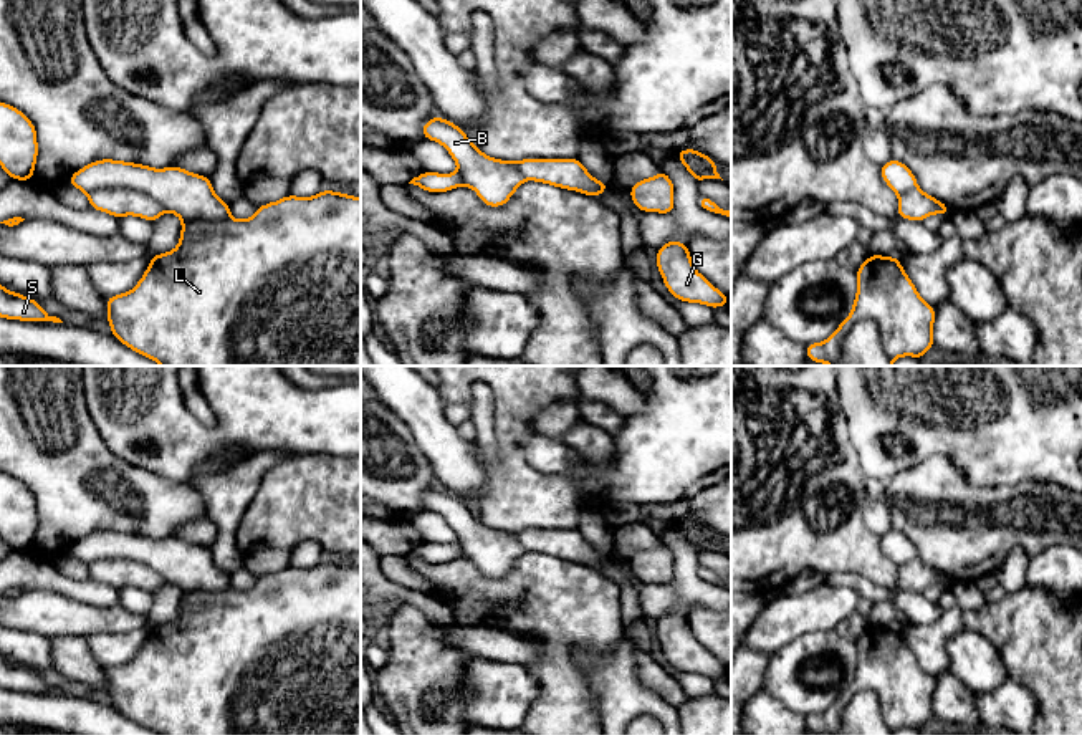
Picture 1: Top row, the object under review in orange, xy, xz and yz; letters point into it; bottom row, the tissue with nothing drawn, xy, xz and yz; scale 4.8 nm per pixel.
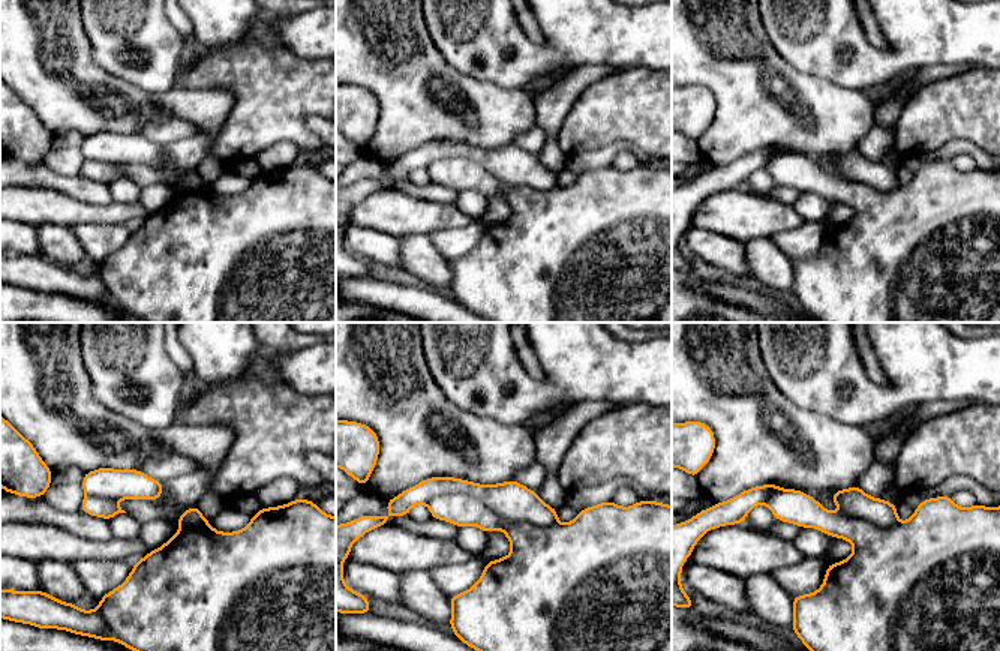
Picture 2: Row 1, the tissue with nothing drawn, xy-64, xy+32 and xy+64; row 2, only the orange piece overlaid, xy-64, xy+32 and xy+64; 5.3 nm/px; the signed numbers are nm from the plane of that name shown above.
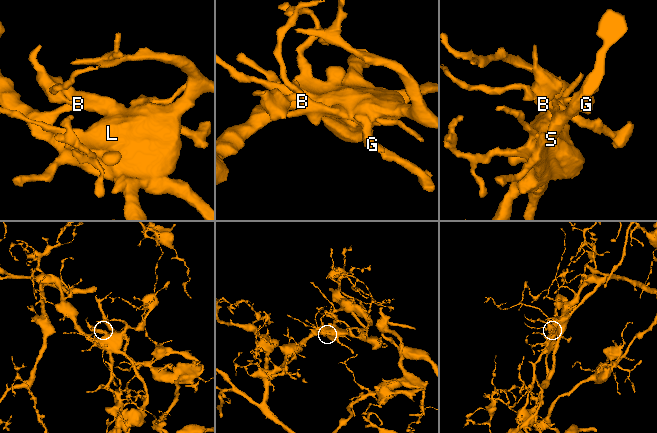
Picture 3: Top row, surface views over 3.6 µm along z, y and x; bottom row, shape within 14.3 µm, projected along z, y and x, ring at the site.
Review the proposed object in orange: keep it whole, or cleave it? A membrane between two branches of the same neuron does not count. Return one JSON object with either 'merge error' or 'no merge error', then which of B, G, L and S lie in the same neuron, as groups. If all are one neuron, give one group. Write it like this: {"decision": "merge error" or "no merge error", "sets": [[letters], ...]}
{"decision": "merge error", "sets": [["B", "G", "L"], ["S"]]}

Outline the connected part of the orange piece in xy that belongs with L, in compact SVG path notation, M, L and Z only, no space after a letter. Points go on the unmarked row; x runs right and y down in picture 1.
M324 560L313 568L286 566L256 578L253 588L238 591L182 591L179 616L151 627L151 636L137 656L106 669L113 707L129 720L159 735L361 735L361 568Z

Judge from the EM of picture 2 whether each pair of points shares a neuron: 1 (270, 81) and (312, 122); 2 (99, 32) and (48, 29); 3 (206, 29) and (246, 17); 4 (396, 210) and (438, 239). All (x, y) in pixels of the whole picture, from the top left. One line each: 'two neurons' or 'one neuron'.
1: two neurons
2: two neurons
3: one neuron
4: two neurons

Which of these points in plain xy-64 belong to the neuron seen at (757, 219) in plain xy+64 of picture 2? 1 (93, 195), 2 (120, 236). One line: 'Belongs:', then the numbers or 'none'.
Belongs: none

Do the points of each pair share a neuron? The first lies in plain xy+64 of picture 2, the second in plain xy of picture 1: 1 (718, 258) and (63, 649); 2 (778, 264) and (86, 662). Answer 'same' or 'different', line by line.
1: different
2: same

